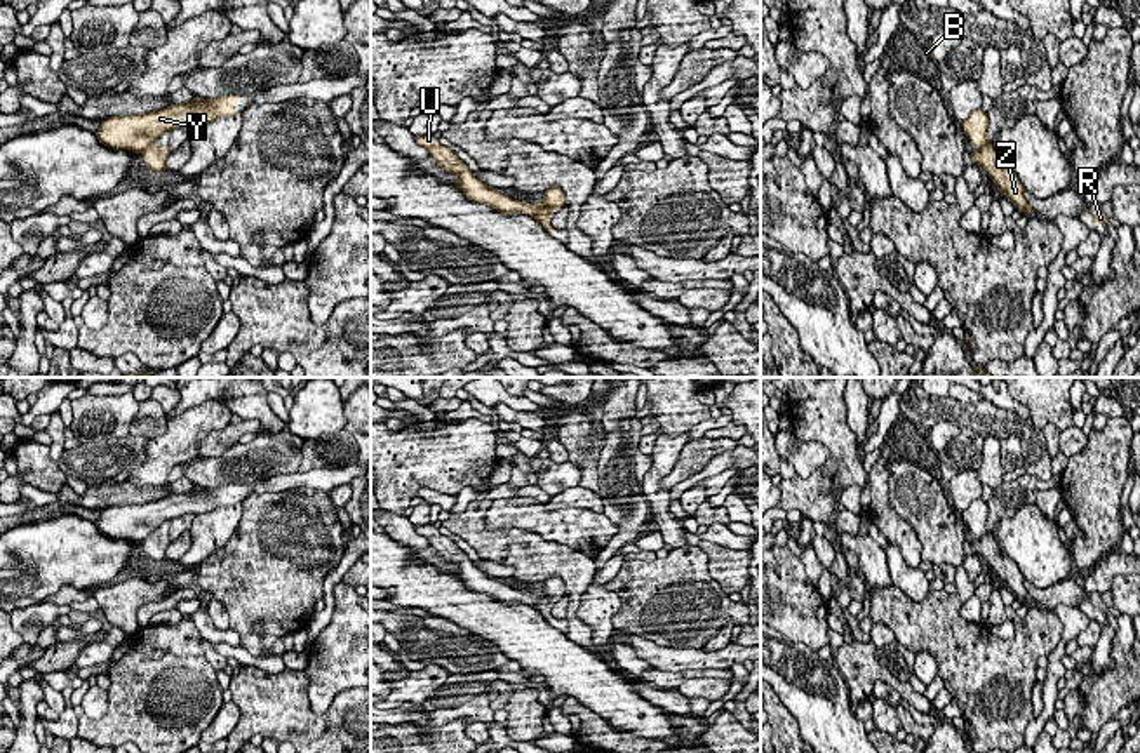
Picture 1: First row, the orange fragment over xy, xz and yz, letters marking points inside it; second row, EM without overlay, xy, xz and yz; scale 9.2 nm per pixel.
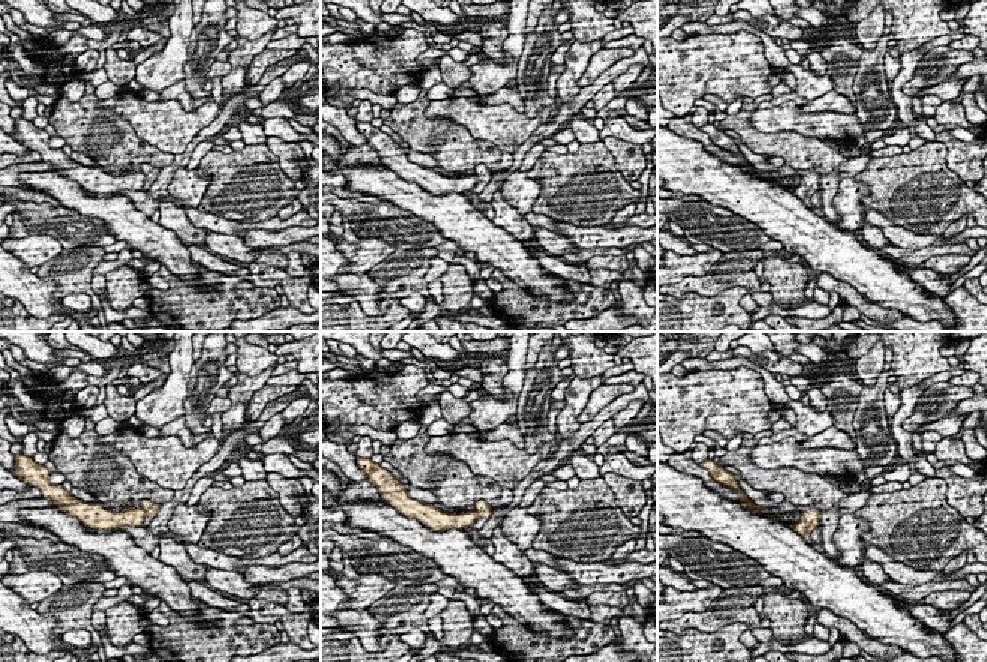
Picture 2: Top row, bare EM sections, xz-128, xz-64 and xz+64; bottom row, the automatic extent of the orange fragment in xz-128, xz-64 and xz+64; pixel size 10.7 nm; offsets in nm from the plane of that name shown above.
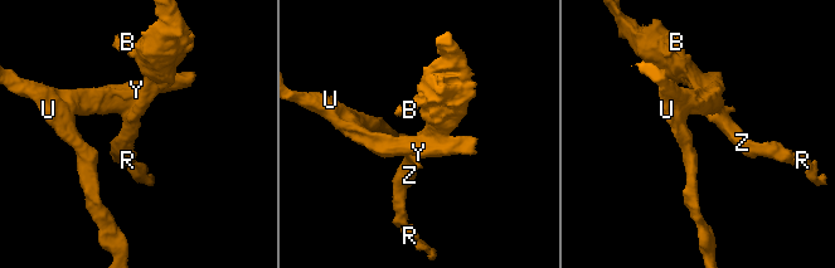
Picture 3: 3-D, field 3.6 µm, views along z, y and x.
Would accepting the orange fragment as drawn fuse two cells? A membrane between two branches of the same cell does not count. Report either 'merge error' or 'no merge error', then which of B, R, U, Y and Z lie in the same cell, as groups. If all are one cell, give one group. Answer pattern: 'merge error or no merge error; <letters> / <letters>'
merge error; B R Z / U Y

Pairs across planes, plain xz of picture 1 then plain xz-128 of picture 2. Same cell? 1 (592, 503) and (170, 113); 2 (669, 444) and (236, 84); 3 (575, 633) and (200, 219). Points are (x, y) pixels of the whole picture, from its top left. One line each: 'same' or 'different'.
1: different
2: same
3: different

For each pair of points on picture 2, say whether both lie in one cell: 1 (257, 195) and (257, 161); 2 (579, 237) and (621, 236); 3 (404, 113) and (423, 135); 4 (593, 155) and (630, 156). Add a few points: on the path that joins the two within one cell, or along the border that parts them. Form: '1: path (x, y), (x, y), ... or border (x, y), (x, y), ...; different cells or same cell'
1: path (255, 186), (255, 170); same cell
2: path (590, 237), (611, 237); same cell
3: path (405, 119), (417, 131); same cell
4: border (602, 141), (612, 156), (614, 167), (629, 182); different cells

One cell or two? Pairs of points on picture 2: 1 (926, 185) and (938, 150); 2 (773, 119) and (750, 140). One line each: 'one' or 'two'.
1: one
2: two

